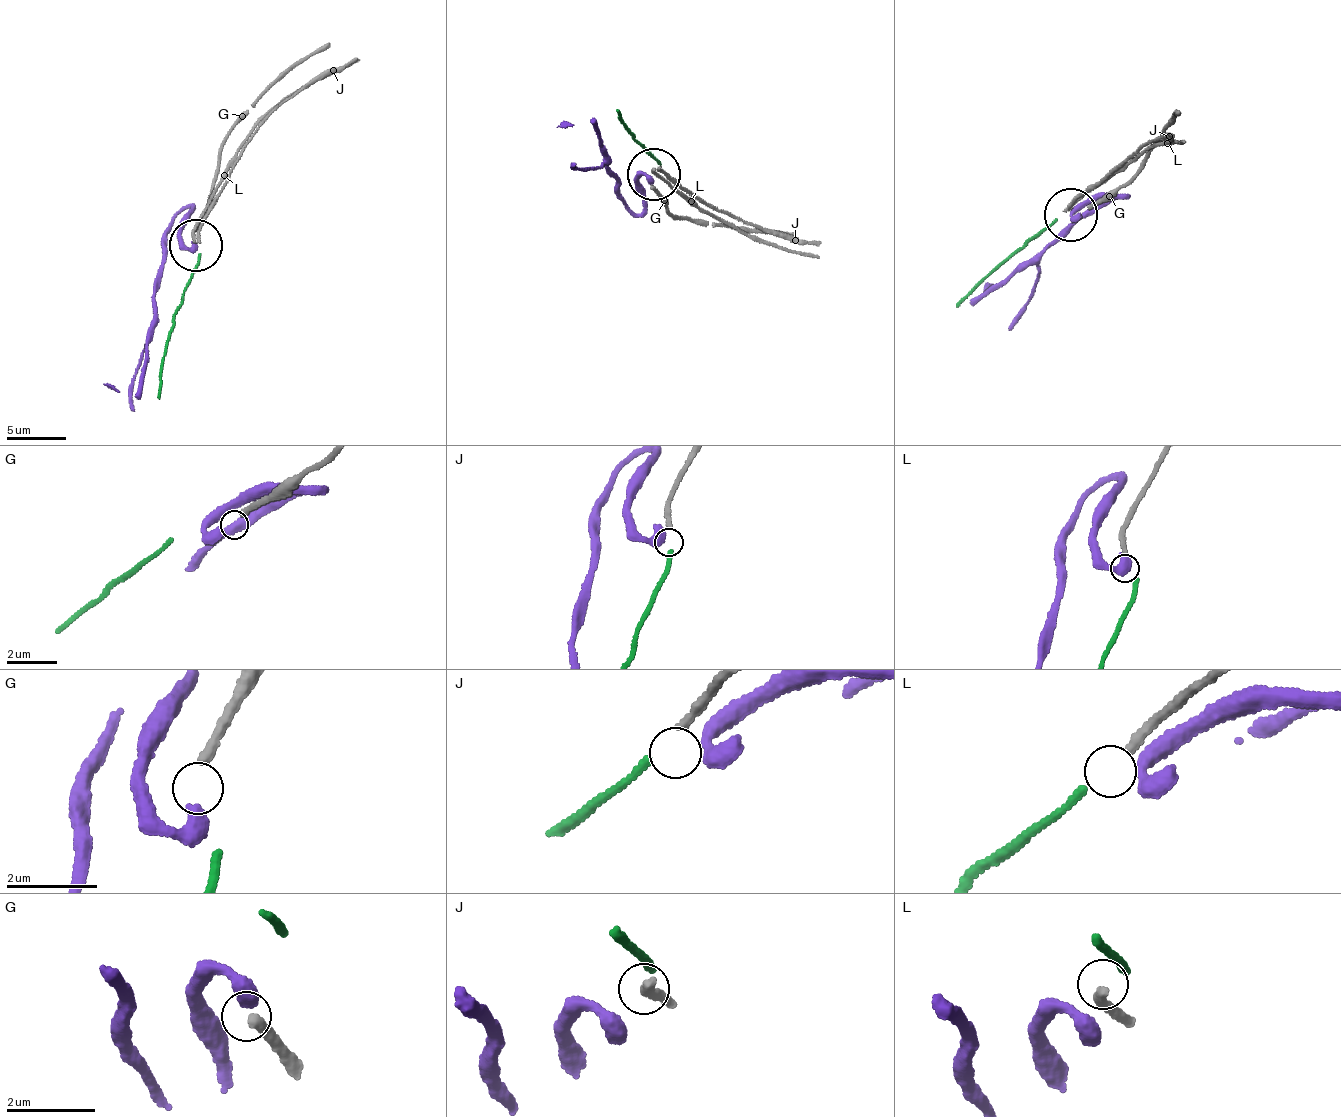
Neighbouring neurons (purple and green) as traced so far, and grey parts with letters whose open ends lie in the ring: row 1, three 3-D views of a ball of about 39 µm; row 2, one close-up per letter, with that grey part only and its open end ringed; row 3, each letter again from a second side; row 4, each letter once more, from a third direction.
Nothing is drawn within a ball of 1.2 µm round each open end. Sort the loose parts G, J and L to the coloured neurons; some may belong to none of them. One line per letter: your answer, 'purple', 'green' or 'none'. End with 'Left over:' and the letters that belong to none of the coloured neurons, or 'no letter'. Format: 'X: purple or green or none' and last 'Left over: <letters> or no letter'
G: purple
J: green
L: none
Left over: L

